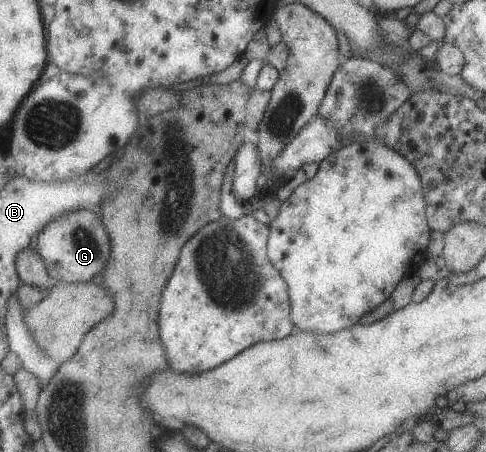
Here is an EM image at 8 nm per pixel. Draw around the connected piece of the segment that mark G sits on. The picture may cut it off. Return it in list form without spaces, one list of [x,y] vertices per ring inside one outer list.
[[[89,208],[77,209],[54,218],[37,234],[36,248],[48,264],[49,274],[57,283],[84,283],[97,278],[111,256],[111,240],[103,220]]]

